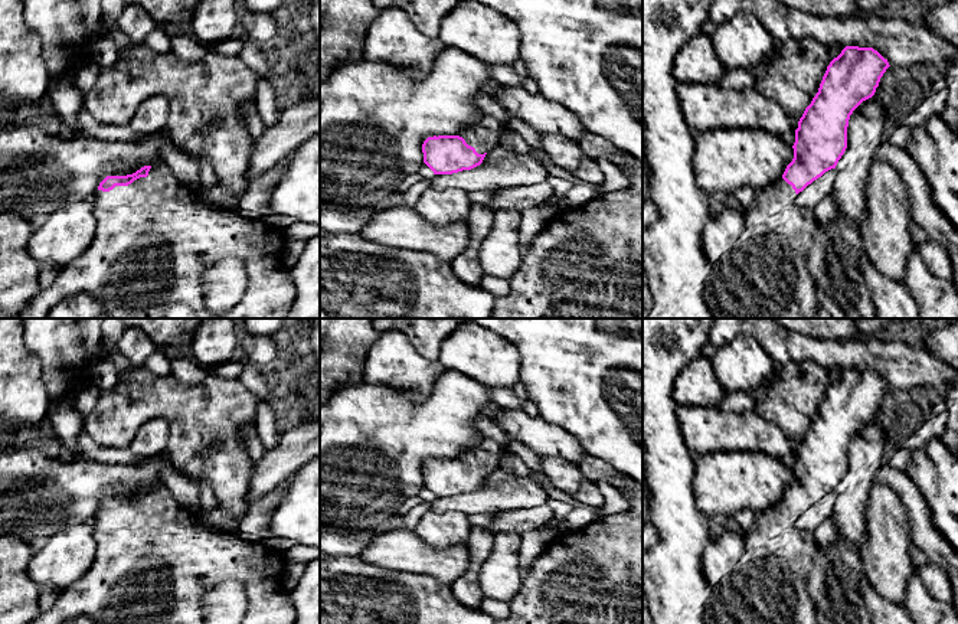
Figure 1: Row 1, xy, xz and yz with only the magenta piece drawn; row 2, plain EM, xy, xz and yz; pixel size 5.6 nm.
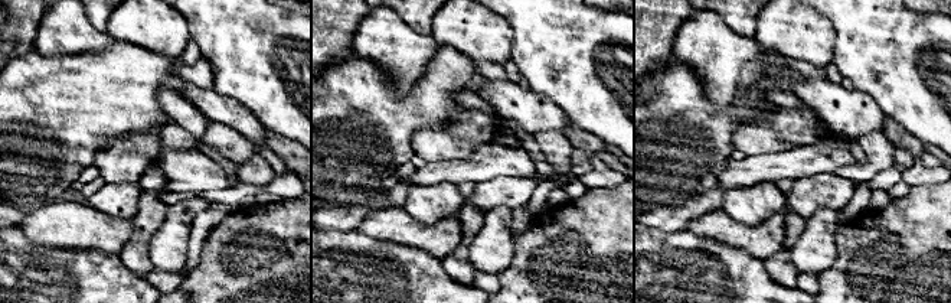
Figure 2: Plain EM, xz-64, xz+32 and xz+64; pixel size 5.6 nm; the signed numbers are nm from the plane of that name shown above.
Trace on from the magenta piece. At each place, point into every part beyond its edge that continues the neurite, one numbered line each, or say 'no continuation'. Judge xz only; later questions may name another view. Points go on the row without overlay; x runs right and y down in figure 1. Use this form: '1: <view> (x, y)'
1: xz (484, 458)

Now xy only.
1: xy (154, 562)

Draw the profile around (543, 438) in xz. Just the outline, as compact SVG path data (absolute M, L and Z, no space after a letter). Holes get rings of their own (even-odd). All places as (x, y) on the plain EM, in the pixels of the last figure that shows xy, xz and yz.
M503 409L494 421L539 458L565 458L578 464L586 454L576 438L540 415L532 416L523 409Z

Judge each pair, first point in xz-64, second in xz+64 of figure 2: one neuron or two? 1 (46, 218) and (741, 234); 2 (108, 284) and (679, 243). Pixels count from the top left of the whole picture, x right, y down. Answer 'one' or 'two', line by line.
1: one
2: one

